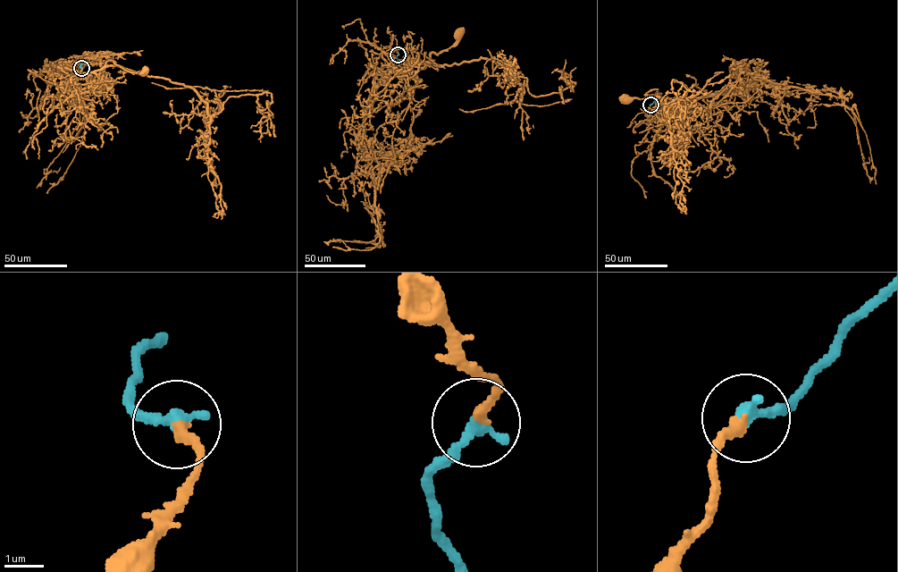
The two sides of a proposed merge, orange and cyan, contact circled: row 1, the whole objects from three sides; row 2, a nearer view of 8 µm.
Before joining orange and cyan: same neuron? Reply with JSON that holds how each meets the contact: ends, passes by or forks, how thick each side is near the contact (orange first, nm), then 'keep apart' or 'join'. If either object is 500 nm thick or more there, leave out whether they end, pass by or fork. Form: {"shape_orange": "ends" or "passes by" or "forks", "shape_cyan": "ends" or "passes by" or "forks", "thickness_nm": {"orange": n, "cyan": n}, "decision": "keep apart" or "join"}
{"shape_orange": "ends", "shape_cyan": "ends", "thickness_nm": {"orange": 280, "cyan": 380}, "decision": "join"}

